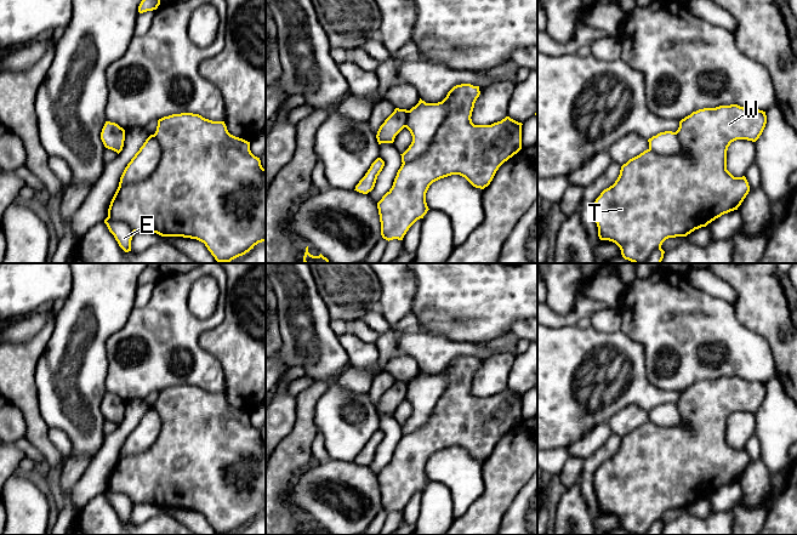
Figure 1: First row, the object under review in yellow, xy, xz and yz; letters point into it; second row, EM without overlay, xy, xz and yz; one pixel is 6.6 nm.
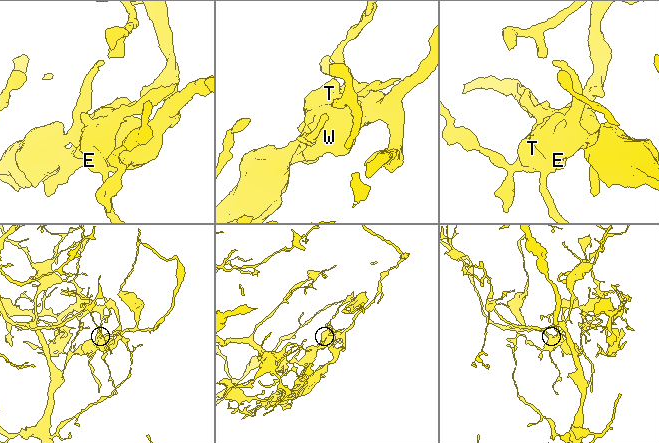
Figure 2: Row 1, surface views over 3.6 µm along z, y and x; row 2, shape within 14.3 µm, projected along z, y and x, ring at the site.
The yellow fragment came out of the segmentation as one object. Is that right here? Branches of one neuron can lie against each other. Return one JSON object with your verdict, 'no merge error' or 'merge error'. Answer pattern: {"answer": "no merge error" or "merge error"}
{"answer": "merge error"}

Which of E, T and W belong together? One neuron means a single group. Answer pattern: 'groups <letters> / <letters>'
groups E / T W

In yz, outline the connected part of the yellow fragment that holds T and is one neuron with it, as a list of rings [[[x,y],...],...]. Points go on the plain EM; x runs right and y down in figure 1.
[[[738,376],[699,381],[682,391],[676,406],[683,419],[683,426],[661,427],[651,421],[644,422],[624,436],[615,455],[604,461],[596,471],[592,480],[599,511],[615,514],[625,531],[644,535],[666,511],[687,508],[722,486],[738,482],[748,466],[750,457],[745,448],[734,449],[727,442],[727,422],[736,411],[756,414],[765,395],[765,383],[746,381]]]

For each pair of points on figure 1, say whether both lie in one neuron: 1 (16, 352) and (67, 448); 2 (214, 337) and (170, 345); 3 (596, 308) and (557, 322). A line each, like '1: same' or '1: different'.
1: different
2: different
3: same

